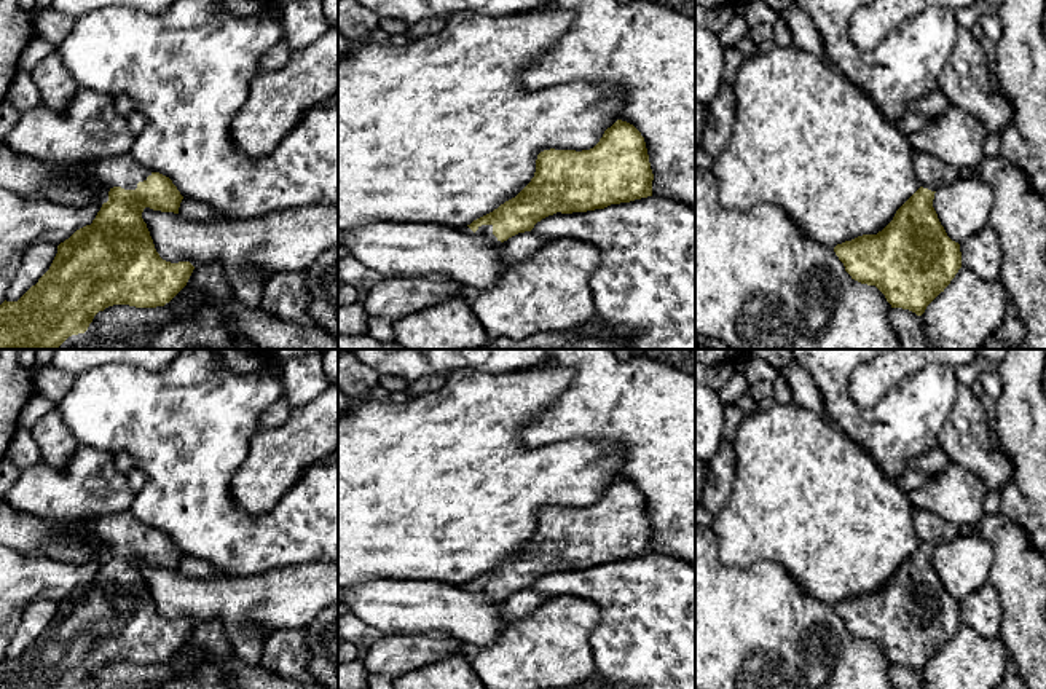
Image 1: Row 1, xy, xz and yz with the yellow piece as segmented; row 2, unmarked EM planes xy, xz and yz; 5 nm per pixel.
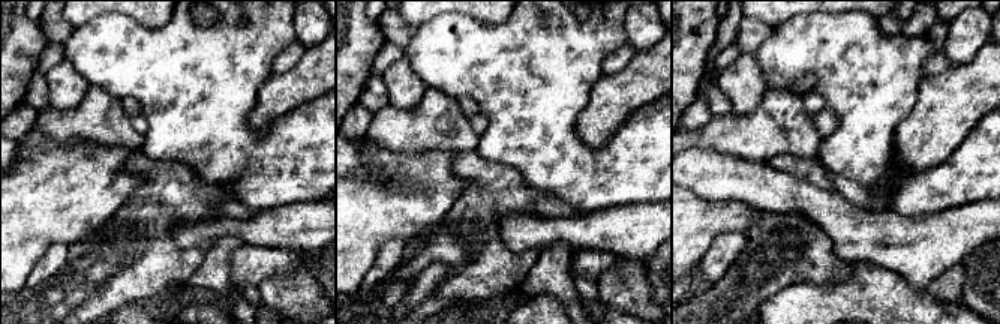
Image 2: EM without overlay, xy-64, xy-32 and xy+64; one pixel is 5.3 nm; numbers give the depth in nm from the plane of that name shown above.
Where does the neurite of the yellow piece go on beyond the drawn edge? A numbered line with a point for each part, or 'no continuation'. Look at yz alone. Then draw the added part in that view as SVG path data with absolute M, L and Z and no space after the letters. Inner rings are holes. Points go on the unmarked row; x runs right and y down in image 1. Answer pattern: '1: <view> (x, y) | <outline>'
1: yz (931, 530) | M930 510L914 512L914 528L923 545L938 549L942 542L958 536L958 526Z

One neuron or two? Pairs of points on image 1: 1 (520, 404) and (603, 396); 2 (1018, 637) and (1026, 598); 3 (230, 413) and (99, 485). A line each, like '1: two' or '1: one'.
1: two
2: one
3: two

